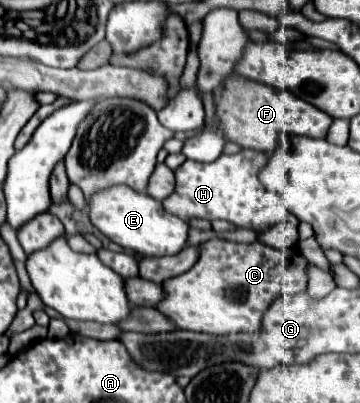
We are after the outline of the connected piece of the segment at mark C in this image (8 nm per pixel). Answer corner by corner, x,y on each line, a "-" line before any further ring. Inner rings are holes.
212,238
200,244
198,260
196,264
174,278
164,280
164,290
168,296
164,296
164,304
160,304
160,312
176,324
180,330
192,330
192,332
208,332
208,334
230,334
230,332
254,332
260,328
260,320
264,310
280,296
280,294
296,294
306,290
306,258
298,254
296,250
282,252
276,248
270,248
260,242
252,244
238,244
228,242
220,238

